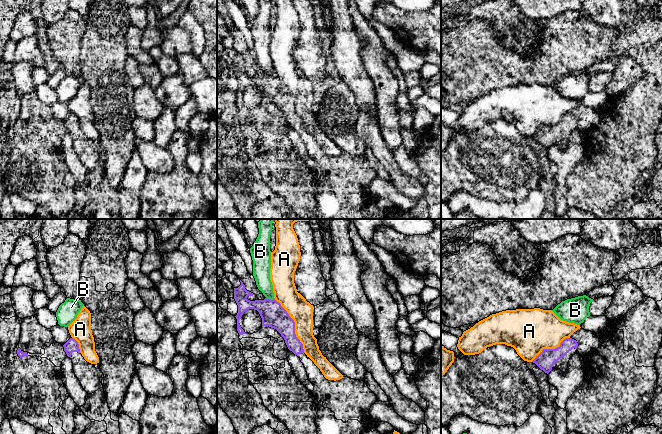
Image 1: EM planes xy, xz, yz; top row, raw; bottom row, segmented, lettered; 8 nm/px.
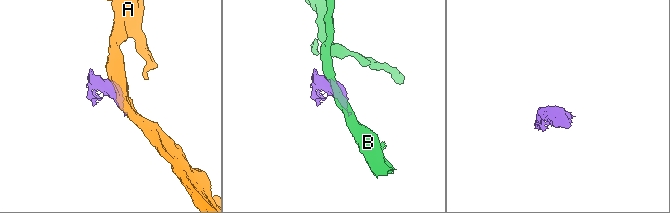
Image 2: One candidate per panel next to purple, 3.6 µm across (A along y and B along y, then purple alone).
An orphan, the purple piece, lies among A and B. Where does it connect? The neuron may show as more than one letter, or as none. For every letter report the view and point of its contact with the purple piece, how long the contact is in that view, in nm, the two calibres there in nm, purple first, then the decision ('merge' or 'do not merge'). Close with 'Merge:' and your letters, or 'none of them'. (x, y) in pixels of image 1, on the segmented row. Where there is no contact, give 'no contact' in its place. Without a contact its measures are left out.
A: xz (294, 325) | 500 nm | 190/190 nm | do not merge
B: xz (269, 299) | 70 nm | 190/140 nm | do not merge
Merge: none of them

